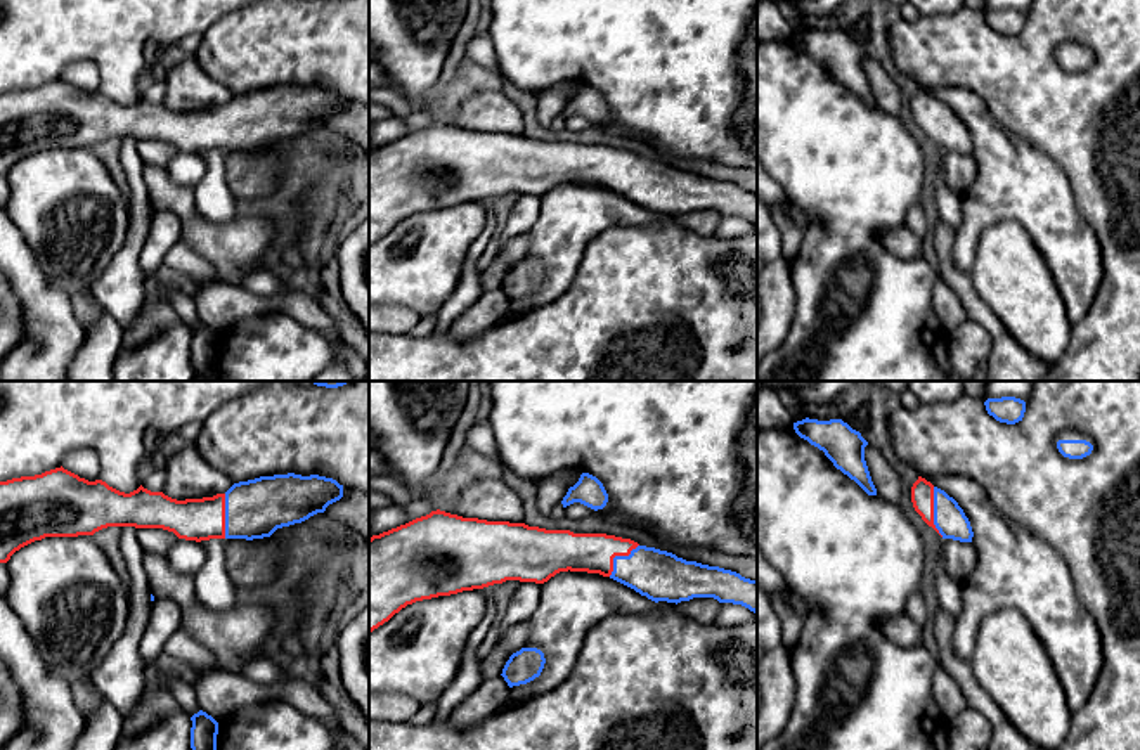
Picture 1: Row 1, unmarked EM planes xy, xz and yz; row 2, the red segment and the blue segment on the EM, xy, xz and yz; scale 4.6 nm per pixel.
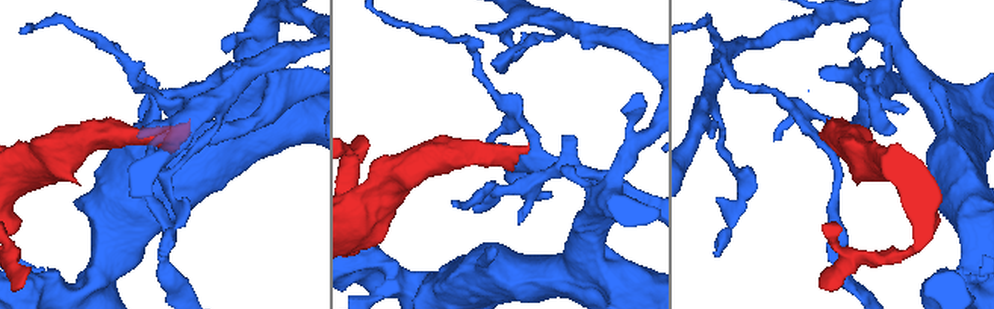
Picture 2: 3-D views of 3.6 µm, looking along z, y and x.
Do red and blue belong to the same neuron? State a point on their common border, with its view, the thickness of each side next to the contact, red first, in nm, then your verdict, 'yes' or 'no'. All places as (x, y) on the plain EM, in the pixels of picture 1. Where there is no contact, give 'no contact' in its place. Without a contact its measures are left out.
meets red in yz at (932, 123); 110 nm thick on the red side, 150 nm on the other; yes

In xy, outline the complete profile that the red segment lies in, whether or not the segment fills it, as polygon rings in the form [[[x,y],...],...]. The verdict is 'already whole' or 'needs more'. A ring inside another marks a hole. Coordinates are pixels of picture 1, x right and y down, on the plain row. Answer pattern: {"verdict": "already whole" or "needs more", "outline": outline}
{"verdict": "needs more", "outline": [[[61,78],[42,87],[0,94],[0,175],[7,175],[16,163],[35,152],[45,149],[94,147],[107,139],[163,140],[173,144],[178,151],[196,154],[210,151],[263,151],[270,149],[277,140],[301,135],[317,125],[324,125],[329,116],[341,109],[343,97],[333,90],[288,85],[239,94],[225,106],[217,106],[213,109],[177,113],[163,104],[151,104],[142,97],[137,102],[125,106],[109,99],[102,92],[88,94]]]}

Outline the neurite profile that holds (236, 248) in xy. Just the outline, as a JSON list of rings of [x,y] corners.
[[[144,166],[151,206],[170,210],[182,222],[182,239],[217,268],[215,279],[243,286],[244,277],[260,268],[262,256],[274,241],[269,218],[234,218],[215,223],[196,210],[194,189],[175,185],[161,166]]]

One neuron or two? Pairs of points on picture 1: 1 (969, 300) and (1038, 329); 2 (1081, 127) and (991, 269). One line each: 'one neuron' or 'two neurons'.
1: two neurons
2: two neurons

